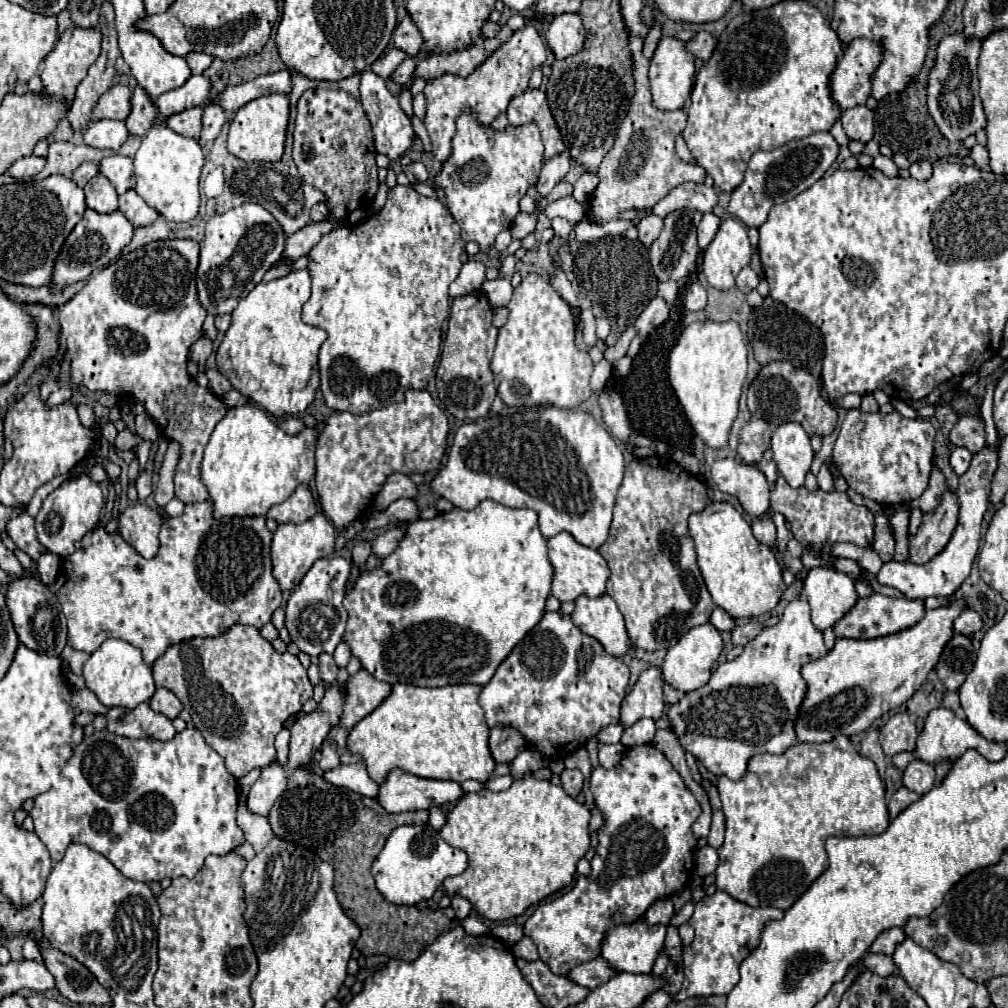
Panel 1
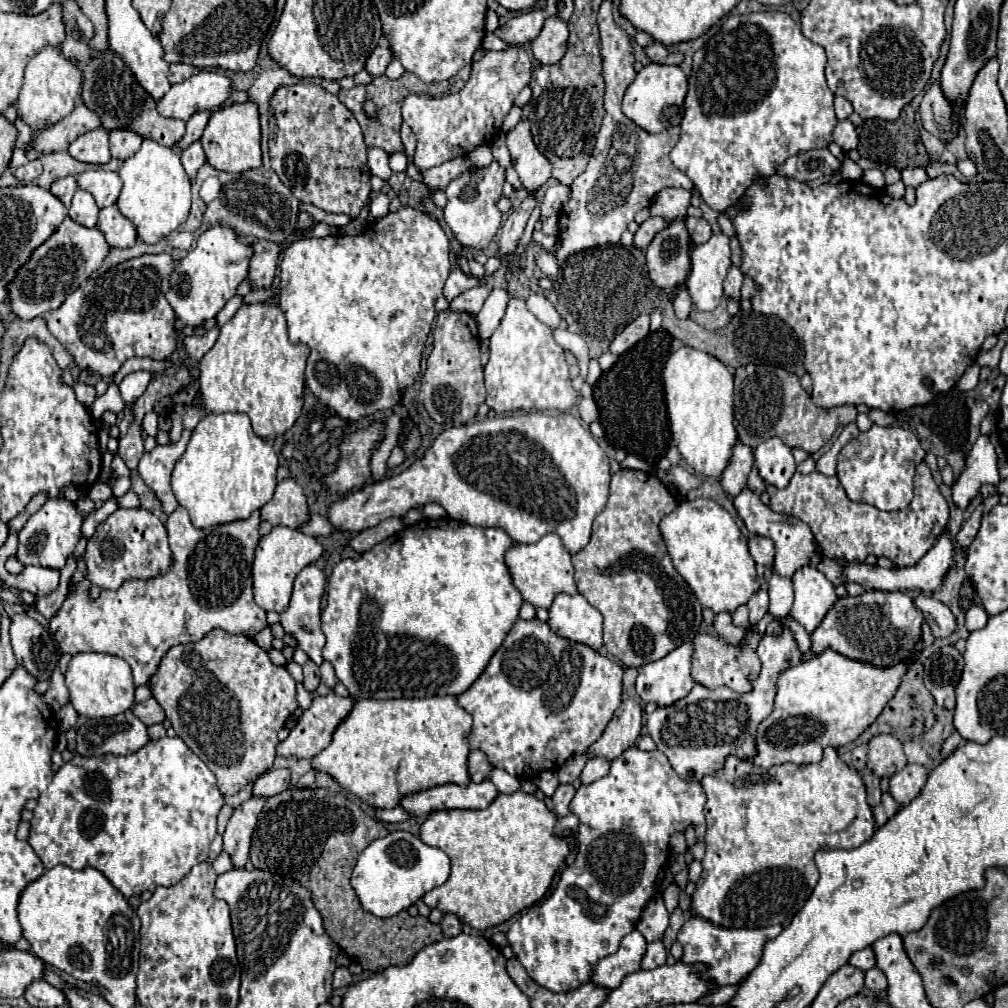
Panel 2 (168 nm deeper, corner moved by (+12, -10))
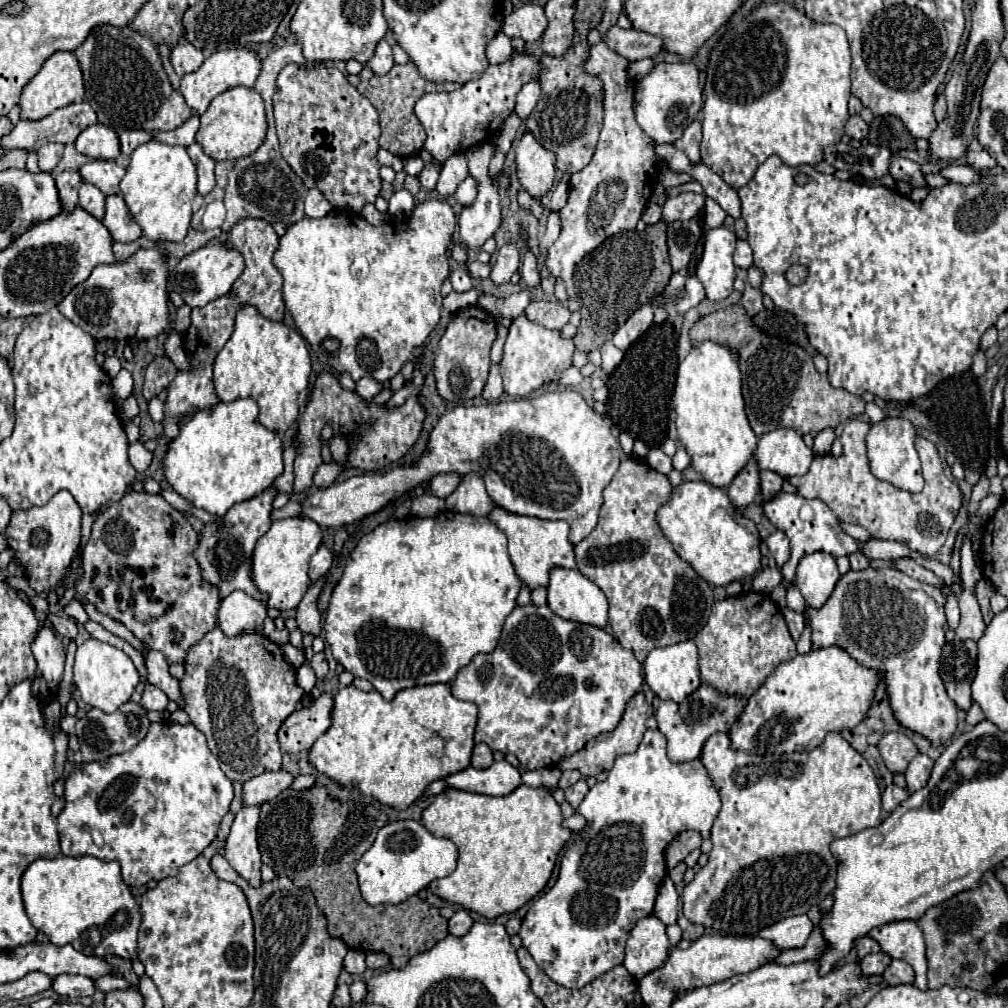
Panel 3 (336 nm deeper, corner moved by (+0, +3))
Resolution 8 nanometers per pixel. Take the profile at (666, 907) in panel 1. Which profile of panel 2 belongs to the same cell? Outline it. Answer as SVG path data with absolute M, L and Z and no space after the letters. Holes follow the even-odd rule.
M638 930L624 936L616 954L606 956L598 960L598 964L594 964L590 982L598 984L600 988L610 988L610 990L618 988L626 974L640 970L640 960L642 960L642 954L646 952L646 944L648 942Z

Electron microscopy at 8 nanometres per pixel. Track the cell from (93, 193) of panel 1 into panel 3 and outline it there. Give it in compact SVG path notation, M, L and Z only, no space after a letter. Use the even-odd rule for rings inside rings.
M82 183L80 185L78 205L84 211L88 211L90 215L94 215L96 219L102 219L104 217L104 201L106 201L106 197L104 197L104 193L98 187L94 187L90 183Z

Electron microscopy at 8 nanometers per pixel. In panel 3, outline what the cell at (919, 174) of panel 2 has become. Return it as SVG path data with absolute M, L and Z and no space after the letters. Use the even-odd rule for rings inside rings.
M948 165L942 169L942 177L946 177L948 181L960 183L960 185L970 185L970 183L978 183L982 179L982 175L972 169L970 165Z

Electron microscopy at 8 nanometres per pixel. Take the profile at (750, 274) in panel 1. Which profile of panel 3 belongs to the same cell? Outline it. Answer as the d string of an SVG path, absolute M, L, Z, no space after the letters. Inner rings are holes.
M738 239L738 247L734 251L734 263L736 263L736 267L742 267L742 269L748 269L752 265L752 249L750 249L748 241Z

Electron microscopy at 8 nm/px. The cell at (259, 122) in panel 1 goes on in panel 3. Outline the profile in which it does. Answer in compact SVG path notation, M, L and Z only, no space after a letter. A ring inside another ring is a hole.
M234 87L214 97L210 107L200 115L200 129L194 141L214 161L226 161L254 153L262 145L264 137L266 137L266 113L262 97L254 89Z

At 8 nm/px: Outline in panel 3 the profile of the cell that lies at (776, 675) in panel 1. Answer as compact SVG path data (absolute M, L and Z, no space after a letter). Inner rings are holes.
M702 685L698 691L694 691L684 703L674 701L662 701L662 705L656 709L654 717L658 721L658 729L664 733L668 741L668 757L672 763L686 763L692 759L698 759L702 753L702 745L708 739L710 733L718 731L730 731L732 723L738 719L746 705L746 697L728 697L718 695L710 685Z

